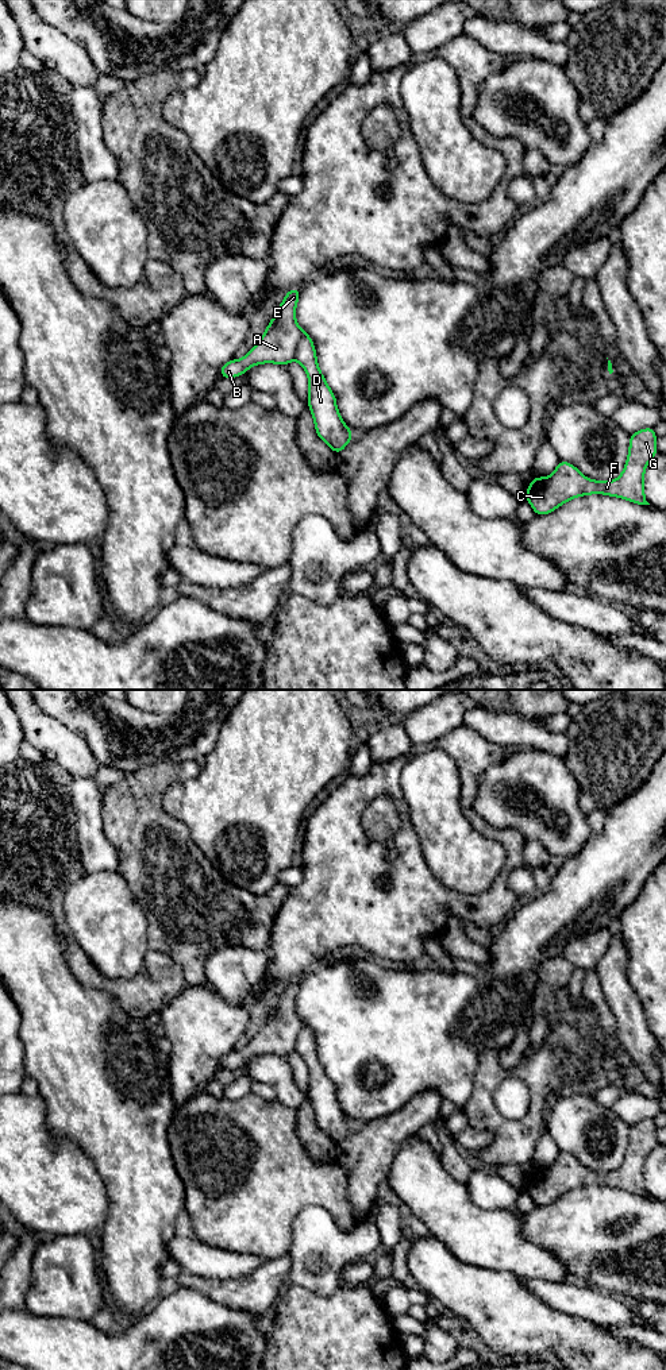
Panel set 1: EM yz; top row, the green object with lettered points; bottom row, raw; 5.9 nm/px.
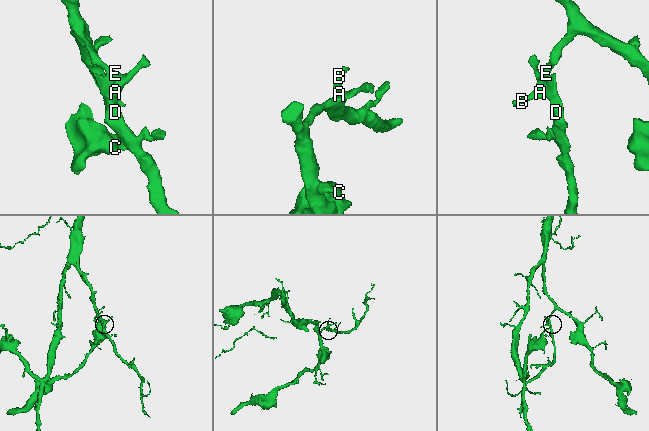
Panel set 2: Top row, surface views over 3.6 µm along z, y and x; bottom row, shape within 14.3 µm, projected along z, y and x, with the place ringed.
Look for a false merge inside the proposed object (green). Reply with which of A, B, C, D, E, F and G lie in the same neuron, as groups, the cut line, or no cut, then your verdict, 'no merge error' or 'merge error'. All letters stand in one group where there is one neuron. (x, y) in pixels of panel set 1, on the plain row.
A B C E F G / D; cut in yz along (303, 1022), (293, 1049); merge error

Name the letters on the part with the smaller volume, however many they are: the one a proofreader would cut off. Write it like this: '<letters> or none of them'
D

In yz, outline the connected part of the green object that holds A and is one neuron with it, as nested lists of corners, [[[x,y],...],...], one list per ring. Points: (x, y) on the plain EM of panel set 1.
[[[300,979],[286,983],[276,1007],[267,1015],[261,1031],[242,1050],[227,1053],[220,1060],[222,1069],[235,1069],[250,1058],[261,1054],[277,1054],[288,1057],[294,1050],[296,1039],[301,1029],[294,1002],[299,993]]]

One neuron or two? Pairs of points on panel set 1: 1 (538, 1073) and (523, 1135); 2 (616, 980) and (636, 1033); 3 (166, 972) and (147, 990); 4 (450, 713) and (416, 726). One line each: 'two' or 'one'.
1: one
2: one
3: one
4: one

